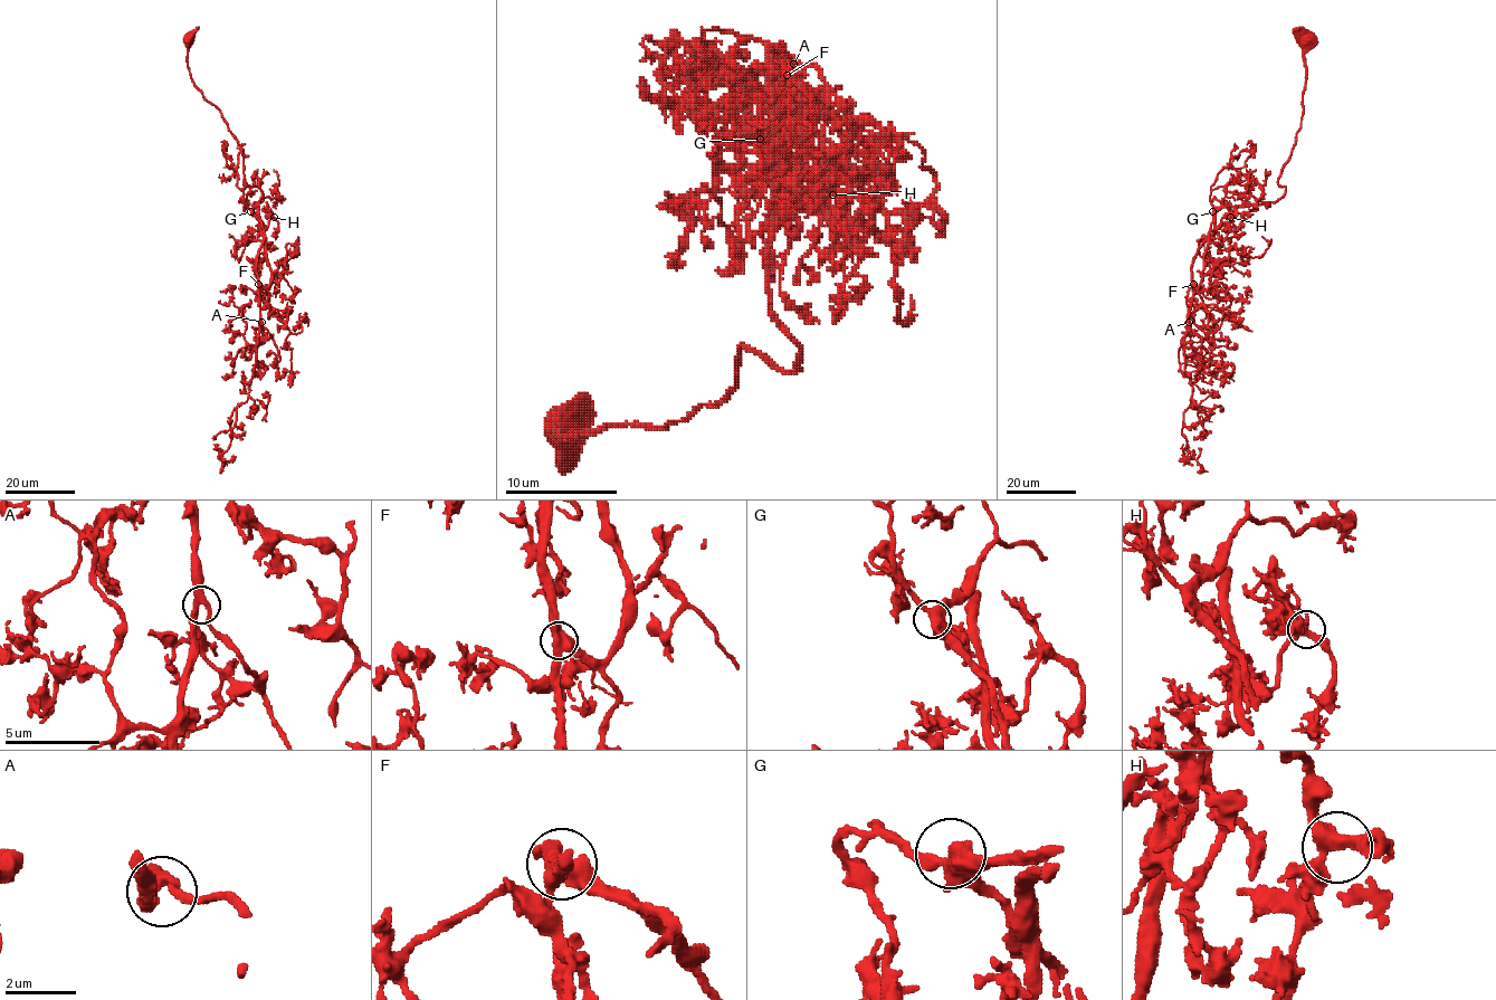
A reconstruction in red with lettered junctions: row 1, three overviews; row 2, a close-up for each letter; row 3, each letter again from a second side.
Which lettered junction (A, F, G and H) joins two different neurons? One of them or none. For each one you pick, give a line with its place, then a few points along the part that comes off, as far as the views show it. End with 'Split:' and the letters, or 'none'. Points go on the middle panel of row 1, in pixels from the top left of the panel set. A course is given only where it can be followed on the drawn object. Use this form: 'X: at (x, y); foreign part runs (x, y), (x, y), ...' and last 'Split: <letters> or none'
Split: none

